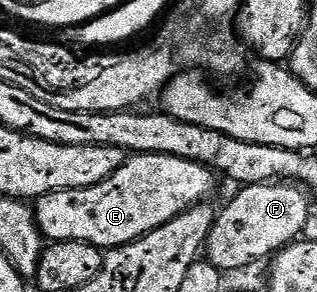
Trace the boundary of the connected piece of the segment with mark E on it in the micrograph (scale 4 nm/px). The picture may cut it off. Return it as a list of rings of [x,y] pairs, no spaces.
[[[135,155],[128,158],[123,167],[117,169],[117,173],[97,185],[73,187],[70,191],[55,191],[52,195],[44,195],[33,207],[35,223],[47,241],[81,241],[92,243],[100,249],[124,247],[126,243],[132,243],[153,229],[173,221],[195,204],[204,202],[208,198],[207,194],[215,187],[214,178],[216,176],[210,167],[202,167],[200,163],[188,159],[168,155]]]

